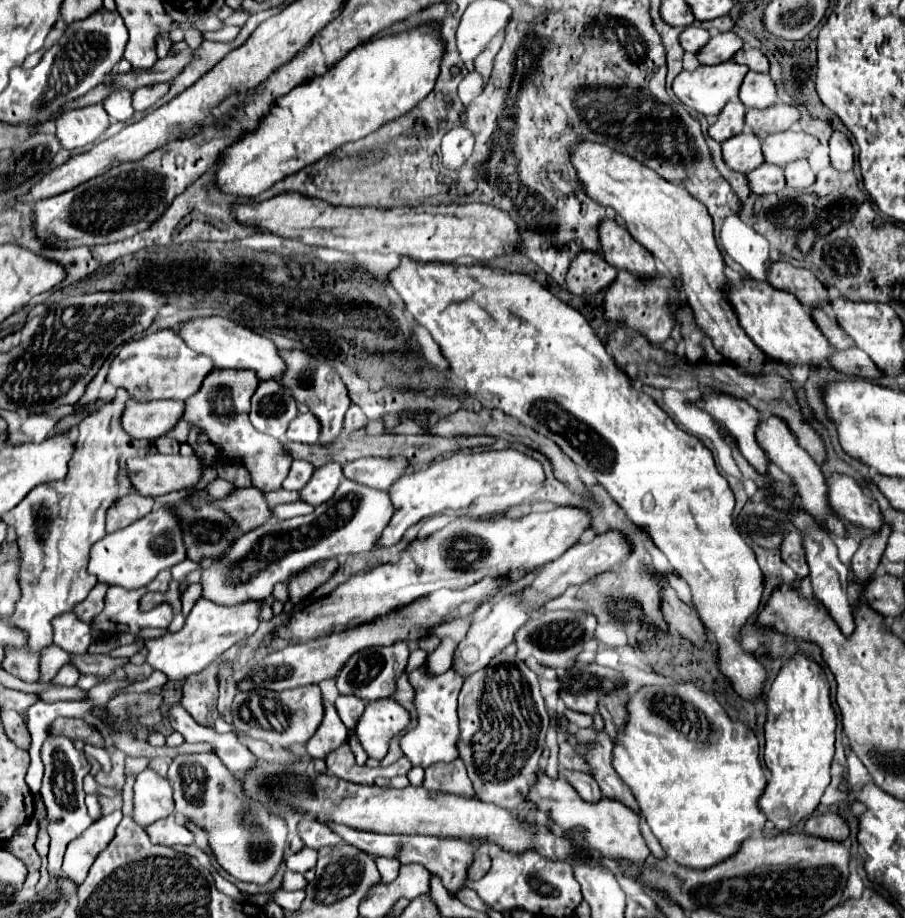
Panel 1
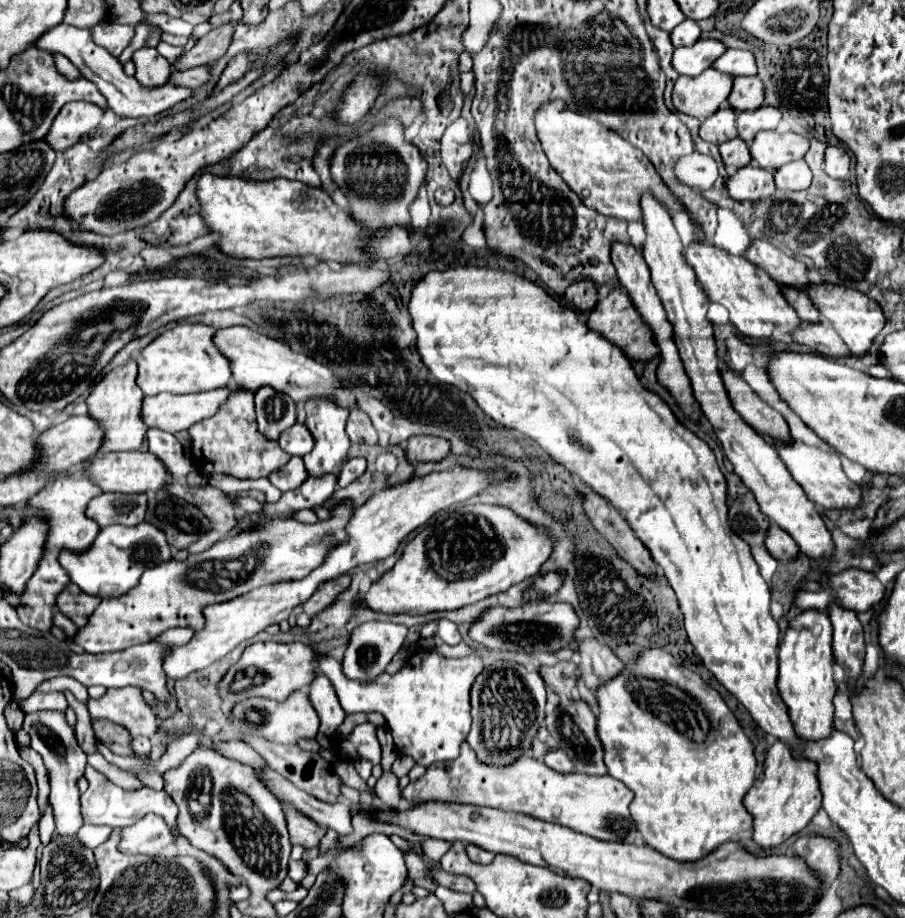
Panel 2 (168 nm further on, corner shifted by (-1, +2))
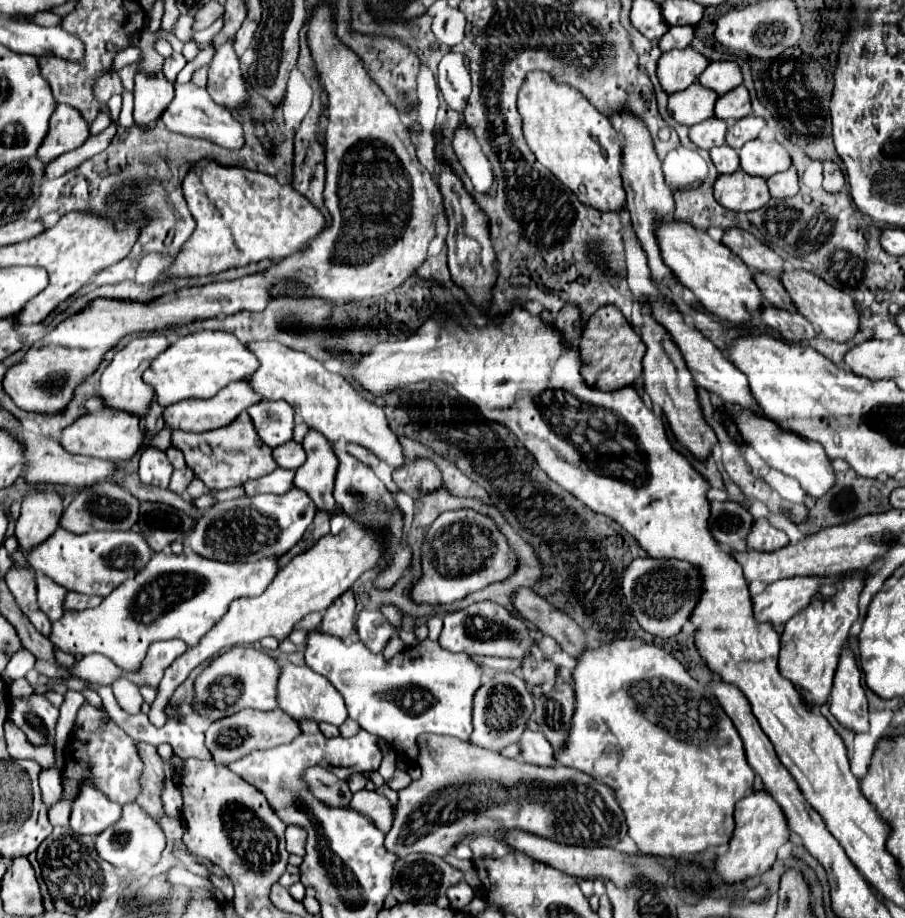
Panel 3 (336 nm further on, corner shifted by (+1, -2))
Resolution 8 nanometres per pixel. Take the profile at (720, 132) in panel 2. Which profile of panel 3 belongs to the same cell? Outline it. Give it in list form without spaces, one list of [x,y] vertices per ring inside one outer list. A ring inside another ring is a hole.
[[[712,116],[710,120],[704,120],[702,124],[690,128],[690,140],[702,150],[710,150],[714,146],[726,144],[726,130],[726,122]]]

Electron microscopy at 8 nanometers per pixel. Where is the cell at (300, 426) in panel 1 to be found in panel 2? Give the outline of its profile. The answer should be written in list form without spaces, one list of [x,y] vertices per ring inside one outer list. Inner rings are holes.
[[[294,424],[292,428],[288,428],[286,432],[280,434],[278,440],[280,448],[284,452],[288,452],[290,456],[304,456],[312,450],[314,442],[312,442],[312,434],[308,434],[308,428],[304,424]]]

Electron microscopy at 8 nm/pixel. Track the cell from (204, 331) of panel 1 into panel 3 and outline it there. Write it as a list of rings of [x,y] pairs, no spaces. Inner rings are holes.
[[[274,340],[250,342],[248,348],[260,362],[258,370],[250,376],[248,382],[254,388],[254,392],[262,394],[264,400],[286,400],[294,408],[298,420],[322,432],[332,444],[338,444],[340,440],[360,444],[392,468],[404,464],[400,442],[396,434],[390,430],[384,410],[374,402],[362,398],[354,390],[354,386],[346,382],[342,376],[328,372],[320,360],[308,356],[306,352],[292,350]]]

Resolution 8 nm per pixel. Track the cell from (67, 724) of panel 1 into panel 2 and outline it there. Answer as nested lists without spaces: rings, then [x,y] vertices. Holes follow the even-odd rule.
[[[96,720],[92,722],[94,726],[94,734],[100,742],[104,742],[114,754],[120,754],[120,756],[138,756],[134,750],[132,750],[132,734],[128,734],[128,728],[120,726],[120,724],[114,724],[114,722],[108,722],[108,720]]]

